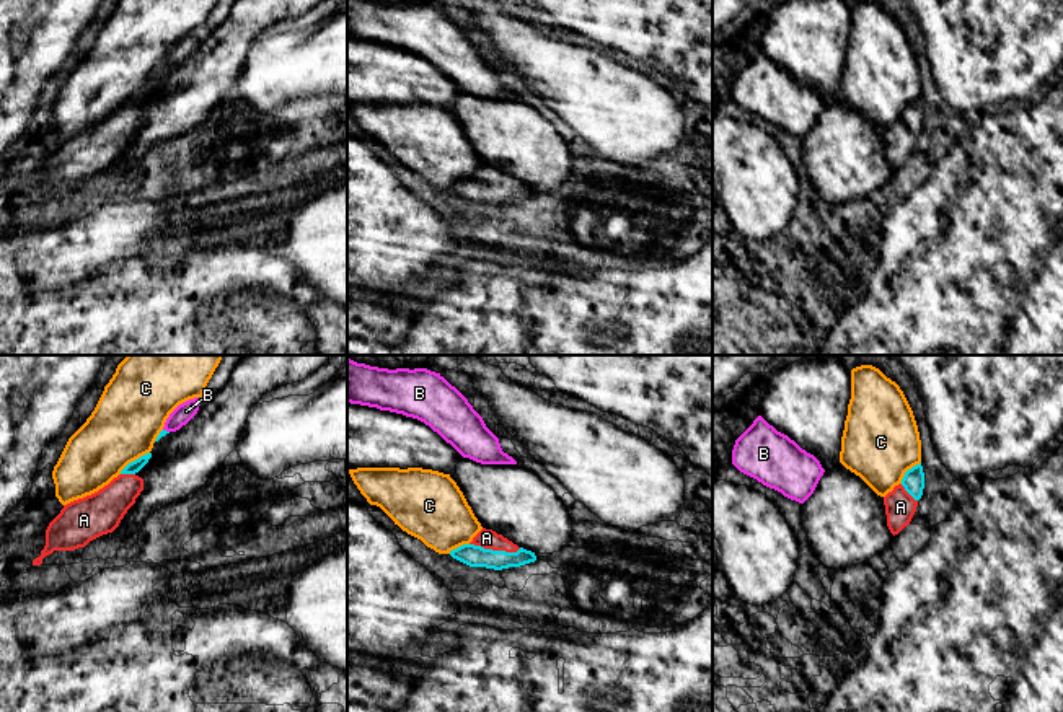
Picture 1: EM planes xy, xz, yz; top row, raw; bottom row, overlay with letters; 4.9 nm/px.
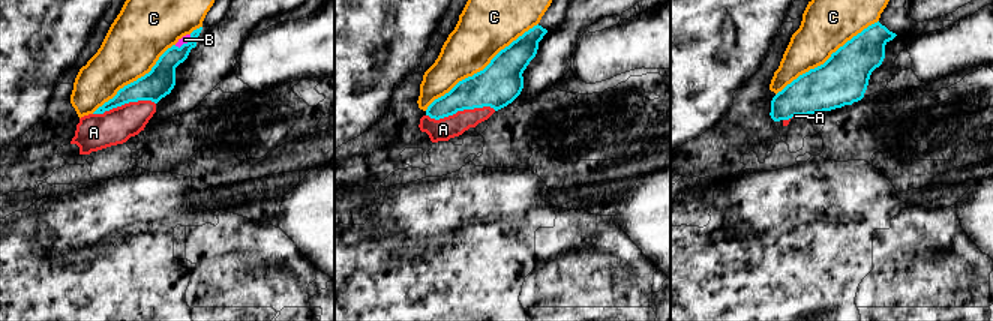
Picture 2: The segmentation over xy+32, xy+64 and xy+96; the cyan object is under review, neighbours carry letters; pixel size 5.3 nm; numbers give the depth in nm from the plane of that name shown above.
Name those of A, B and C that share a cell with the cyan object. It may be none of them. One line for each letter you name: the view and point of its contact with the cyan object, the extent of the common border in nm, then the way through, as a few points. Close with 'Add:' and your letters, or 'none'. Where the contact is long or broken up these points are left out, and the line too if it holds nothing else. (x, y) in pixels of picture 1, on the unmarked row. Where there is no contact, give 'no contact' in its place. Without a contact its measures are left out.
A: meets cyan in xz at (496, 186); contact 260 nm long; runs through xz (475, 191), (483, 186), (496, 186), (486, 173)
Add: A

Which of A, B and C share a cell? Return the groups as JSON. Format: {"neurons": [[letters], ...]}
{"neurons": [["A"], ["B"], ["C"]]}

